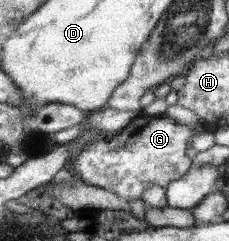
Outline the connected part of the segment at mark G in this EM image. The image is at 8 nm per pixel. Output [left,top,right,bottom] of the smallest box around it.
[68,115,190,223]

